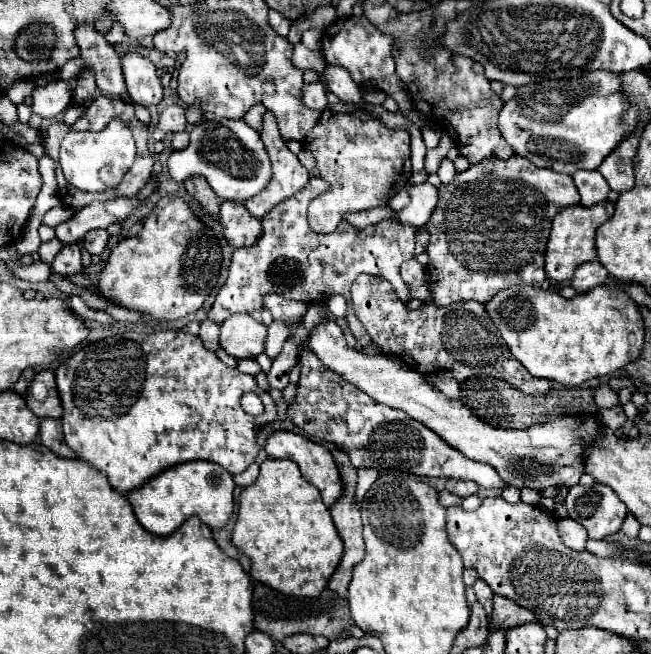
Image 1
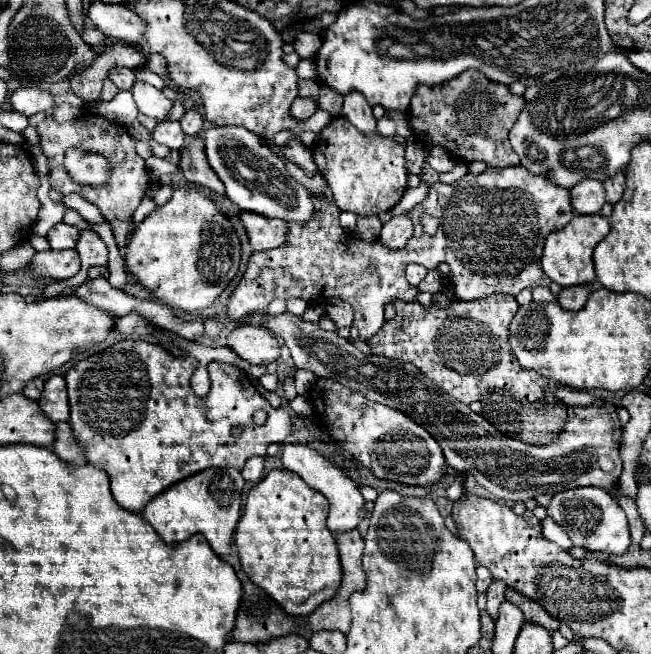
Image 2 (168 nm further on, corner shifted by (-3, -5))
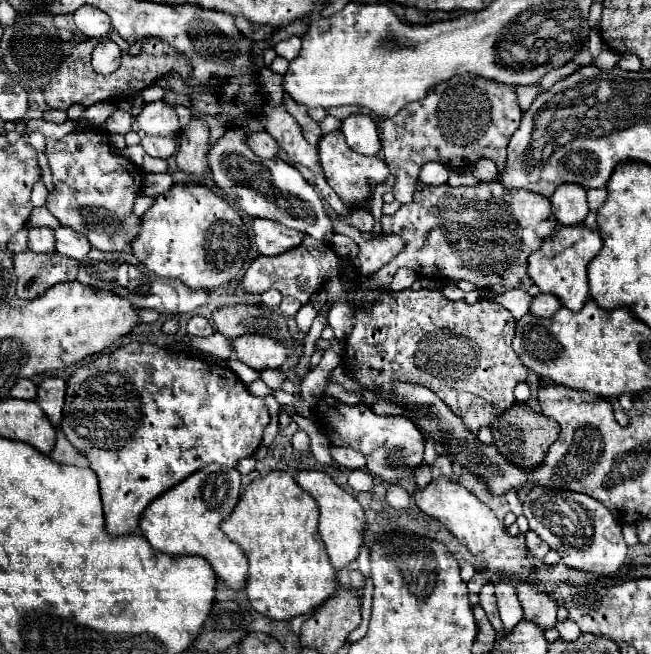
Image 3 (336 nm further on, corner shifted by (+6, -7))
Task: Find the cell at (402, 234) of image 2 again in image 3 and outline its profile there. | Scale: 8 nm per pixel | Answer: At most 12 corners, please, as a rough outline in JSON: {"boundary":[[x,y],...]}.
{"boundary":[[329,215],[334,232],[360,247],[354,263],[364,277],[404,251],[400,235],[365,240],[358,229]]}

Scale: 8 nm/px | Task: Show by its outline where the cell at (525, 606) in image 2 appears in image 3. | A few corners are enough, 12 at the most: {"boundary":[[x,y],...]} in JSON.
{"boundary":[[530,583],[514,589],[526,621],[556,625],[556,601]]}

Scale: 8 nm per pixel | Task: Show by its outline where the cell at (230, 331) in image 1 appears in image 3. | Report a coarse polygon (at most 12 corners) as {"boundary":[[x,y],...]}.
{"boundary":[[262,335],[232,341],[234,357],[248,367],[278,369],[286,345]]}

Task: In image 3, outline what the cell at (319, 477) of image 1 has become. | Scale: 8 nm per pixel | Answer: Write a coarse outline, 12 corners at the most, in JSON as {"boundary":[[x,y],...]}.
{"boundary":[[328,473],[294,479],[320,507],[318,531],[336,569],[358,557],[364,511]]}

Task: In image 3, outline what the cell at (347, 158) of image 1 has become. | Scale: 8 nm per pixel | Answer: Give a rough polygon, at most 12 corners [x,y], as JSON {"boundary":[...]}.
{"boundary":[[342,131],[322,135],[320,165],[344,205],[366,205],[390,175],[352,151]]}

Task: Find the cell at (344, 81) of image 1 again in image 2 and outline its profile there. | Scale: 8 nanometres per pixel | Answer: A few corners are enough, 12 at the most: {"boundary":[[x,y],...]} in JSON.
{"boundary":[[361,93],[343,97],[341,115],[361,133],[377,121]]}

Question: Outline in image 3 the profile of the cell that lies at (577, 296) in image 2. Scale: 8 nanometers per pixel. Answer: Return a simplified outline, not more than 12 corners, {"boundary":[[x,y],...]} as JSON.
{"boundary":[[550,293],[534,297],[530,311],[538,317],[552,317],[562,307]]}

